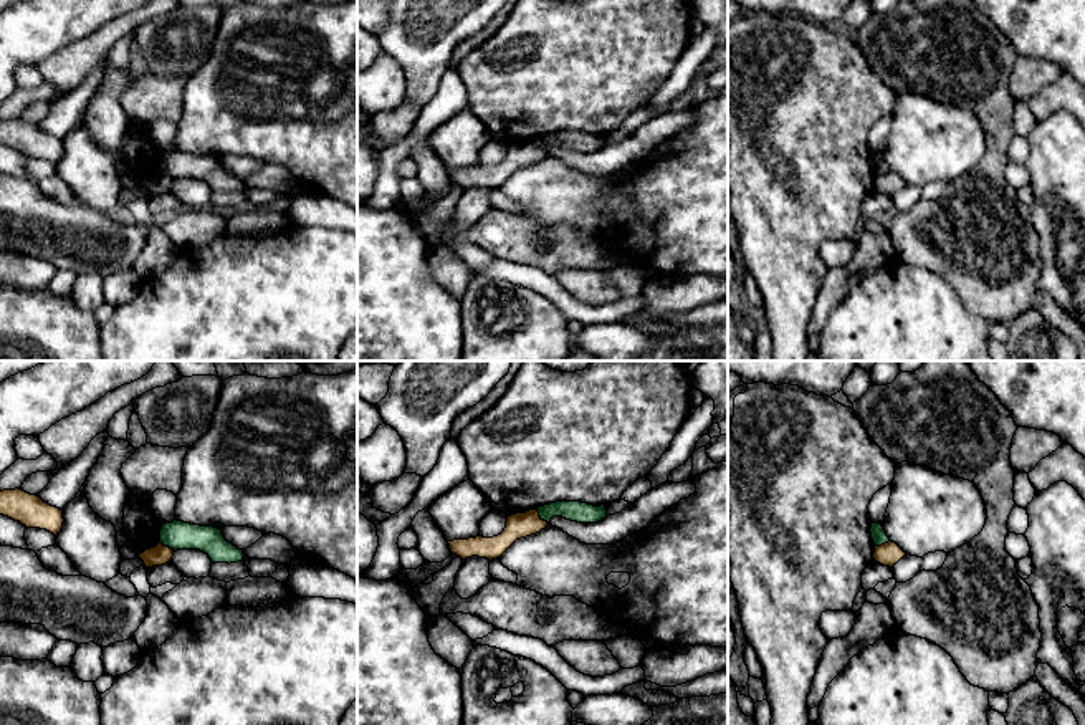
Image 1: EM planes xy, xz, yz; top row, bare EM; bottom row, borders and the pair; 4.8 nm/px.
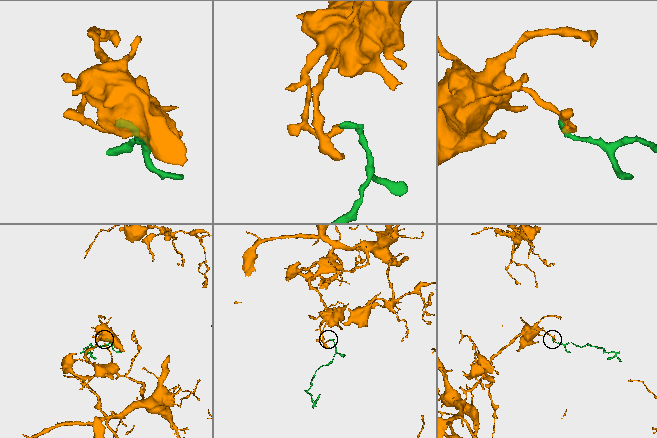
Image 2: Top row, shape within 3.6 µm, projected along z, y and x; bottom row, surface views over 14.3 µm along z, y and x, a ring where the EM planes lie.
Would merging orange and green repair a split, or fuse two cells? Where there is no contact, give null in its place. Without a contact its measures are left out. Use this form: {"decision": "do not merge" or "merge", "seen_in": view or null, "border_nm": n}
{"decision": "do not merge", "seen_in": "xz", "border_nm": 100}

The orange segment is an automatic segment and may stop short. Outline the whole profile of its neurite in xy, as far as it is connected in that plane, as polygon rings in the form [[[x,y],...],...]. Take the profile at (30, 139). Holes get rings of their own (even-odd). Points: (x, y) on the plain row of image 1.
[[[20,118],[0,121],[0,144],[20,151],[26,157],[46,159],[55,166],[61,161],[65,151],[63,139]]]

